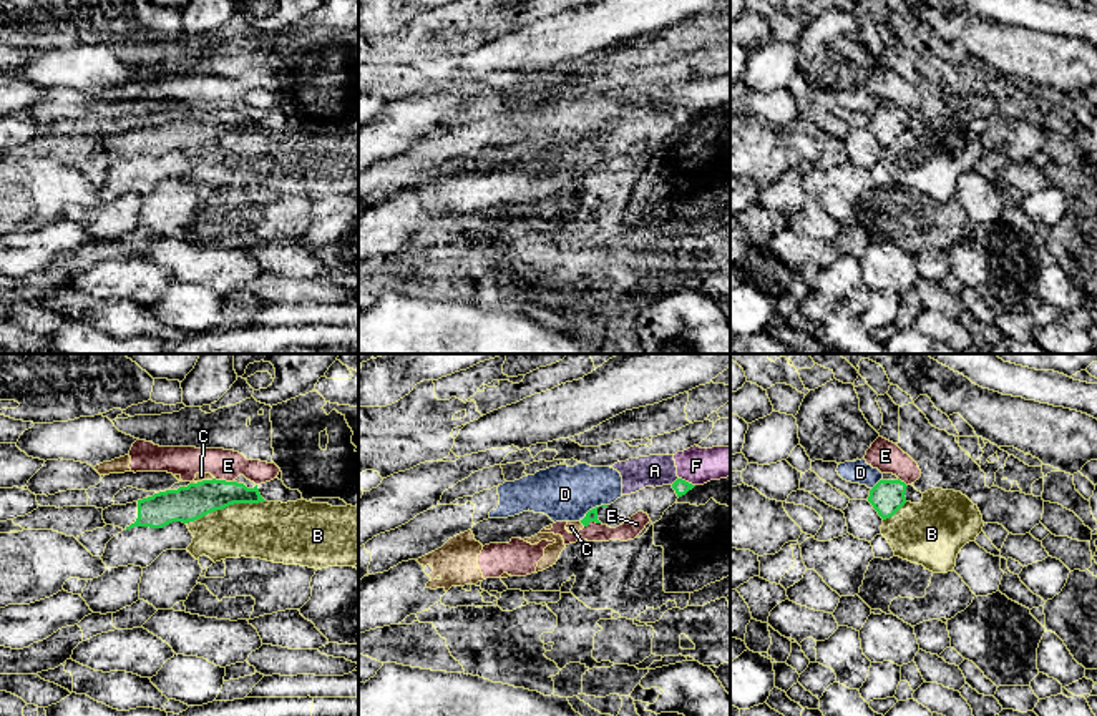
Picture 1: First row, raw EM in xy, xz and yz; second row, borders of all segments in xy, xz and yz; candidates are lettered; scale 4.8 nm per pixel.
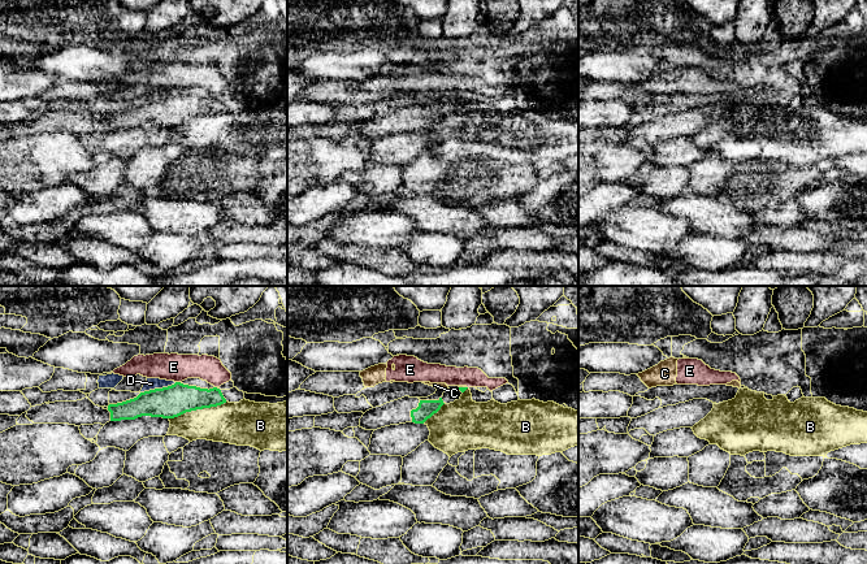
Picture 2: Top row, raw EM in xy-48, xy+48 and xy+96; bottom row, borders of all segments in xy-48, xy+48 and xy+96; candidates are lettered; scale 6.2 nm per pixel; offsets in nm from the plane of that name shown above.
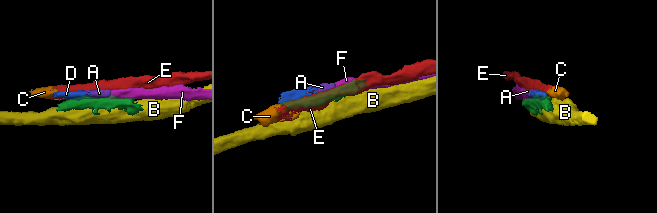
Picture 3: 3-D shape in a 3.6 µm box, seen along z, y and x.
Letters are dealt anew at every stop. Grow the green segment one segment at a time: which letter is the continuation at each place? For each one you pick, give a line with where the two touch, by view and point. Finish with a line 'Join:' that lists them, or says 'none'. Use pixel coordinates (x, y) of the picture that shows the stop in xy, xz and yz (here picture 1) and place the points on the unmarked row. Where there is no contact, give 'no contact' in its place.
Join: none

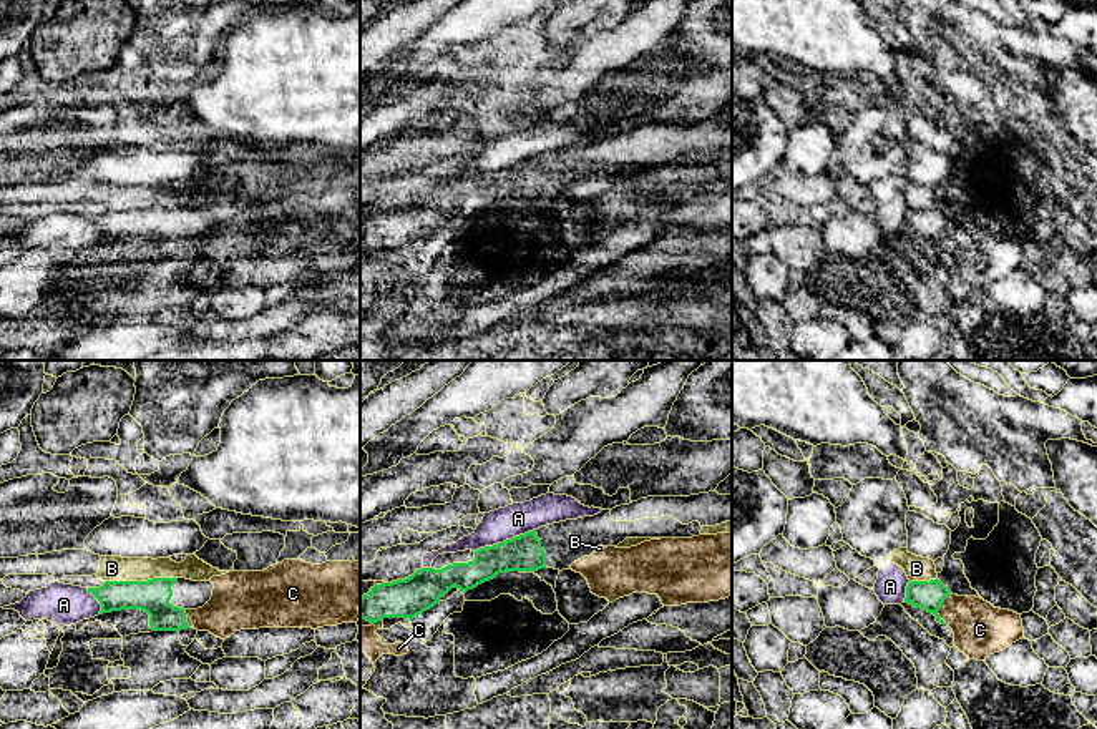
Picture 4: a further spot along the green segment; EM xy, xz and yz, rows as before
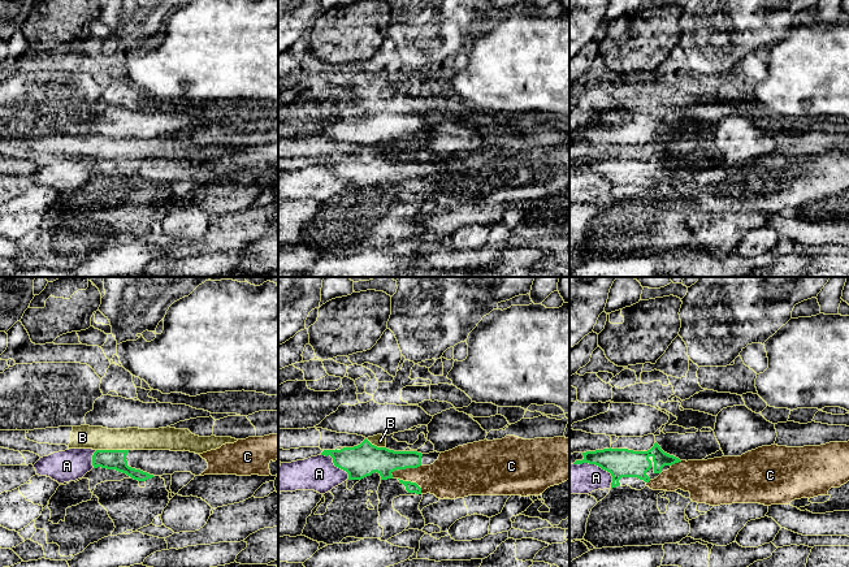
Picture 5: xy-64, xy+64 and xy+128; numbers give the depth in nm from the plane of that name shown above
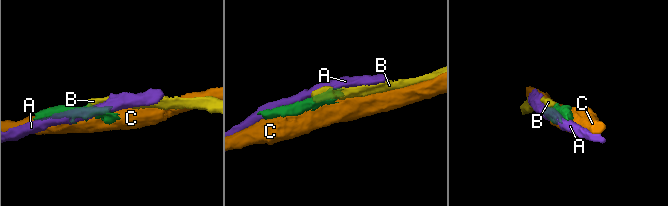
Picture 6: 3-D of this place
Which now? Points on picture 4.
Join: none

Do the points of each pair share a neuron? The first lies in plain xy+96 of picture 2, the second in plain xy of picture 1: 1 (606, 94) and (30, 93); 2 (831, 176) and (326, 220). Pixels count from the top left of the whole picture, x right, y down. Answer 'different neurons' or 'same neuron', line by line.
1: different neurons
2: same neuron

